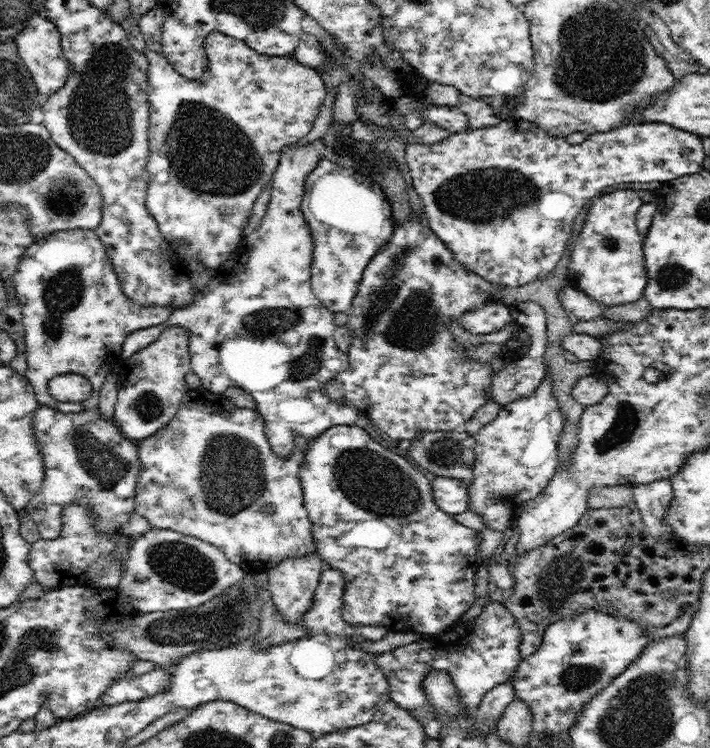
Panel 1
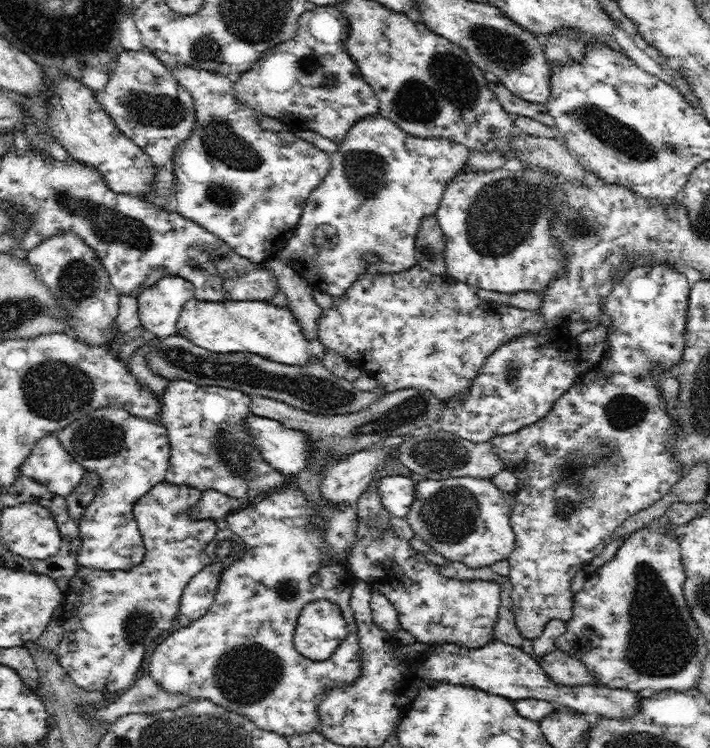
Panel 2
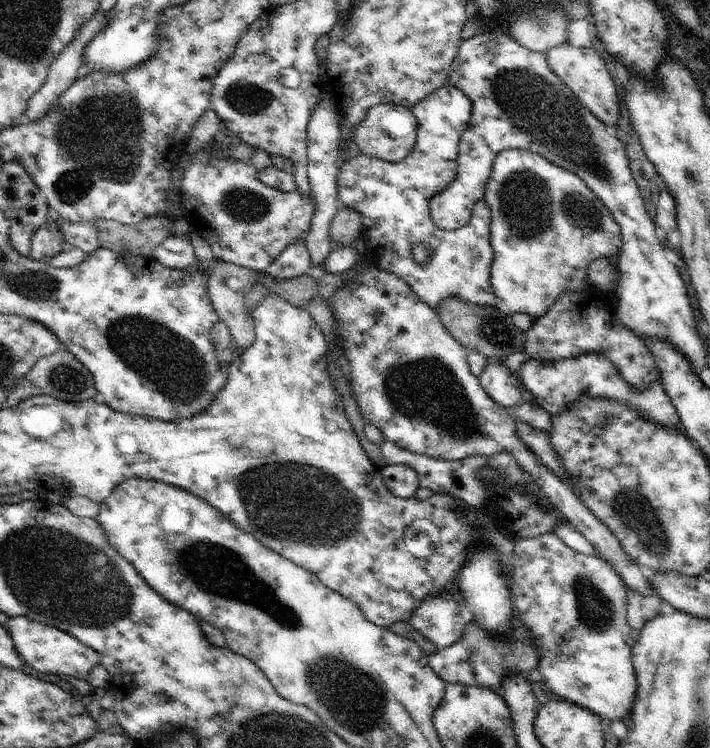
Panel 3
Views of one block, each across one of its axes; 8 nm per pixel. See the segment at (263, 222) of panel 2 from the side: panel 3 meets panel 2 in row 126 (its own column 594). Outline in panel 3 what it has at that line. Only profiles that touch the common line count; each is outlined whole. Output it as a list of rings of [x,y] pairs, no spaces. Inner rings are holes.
[[[506,149],[499,152],[491,165],[488,182],[485,186],[483,196],[484,202],[488,204],[491,213],[490,223],[490,242],[494,251],[493,265],[491,266],[491,279],[494,294],[500,300],[500,305],[507,311],[514,313],[529,314],[534,320],[542,318],[549,308],[560,298],[560,295],[566,291],[583,291],[587,288],[588,266],[598,260],[598,258],[607,258],[613,264],[619,264],[621,257],[621,246],[623,245],[622,231],[616,219],[612,216],[610,209],[588,188],[588,185],[575,173],[565,168],[559,167],[543,156],[535,152],[522,149]]]

